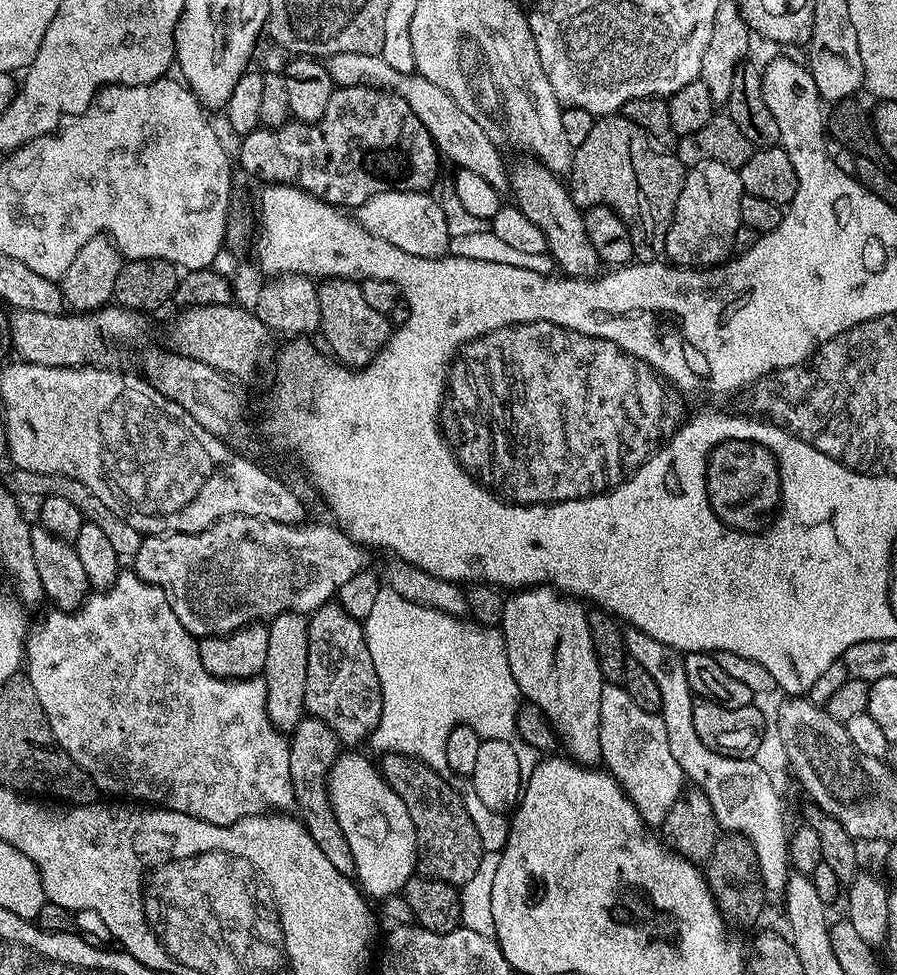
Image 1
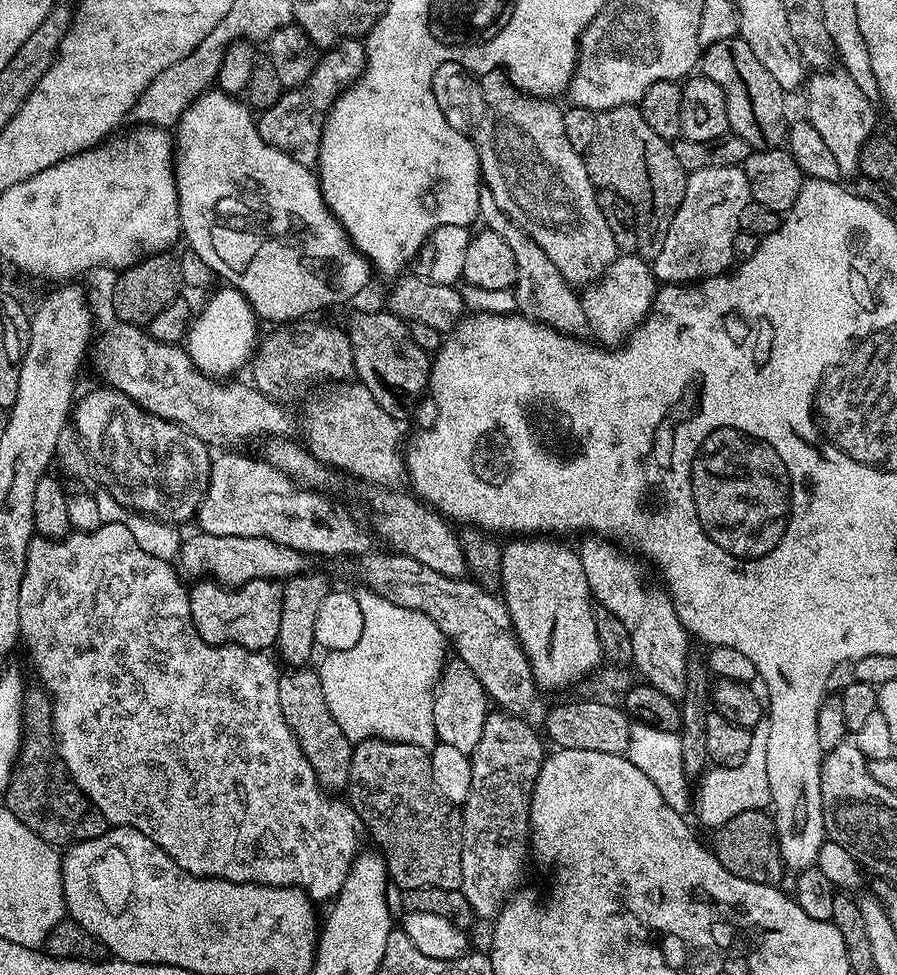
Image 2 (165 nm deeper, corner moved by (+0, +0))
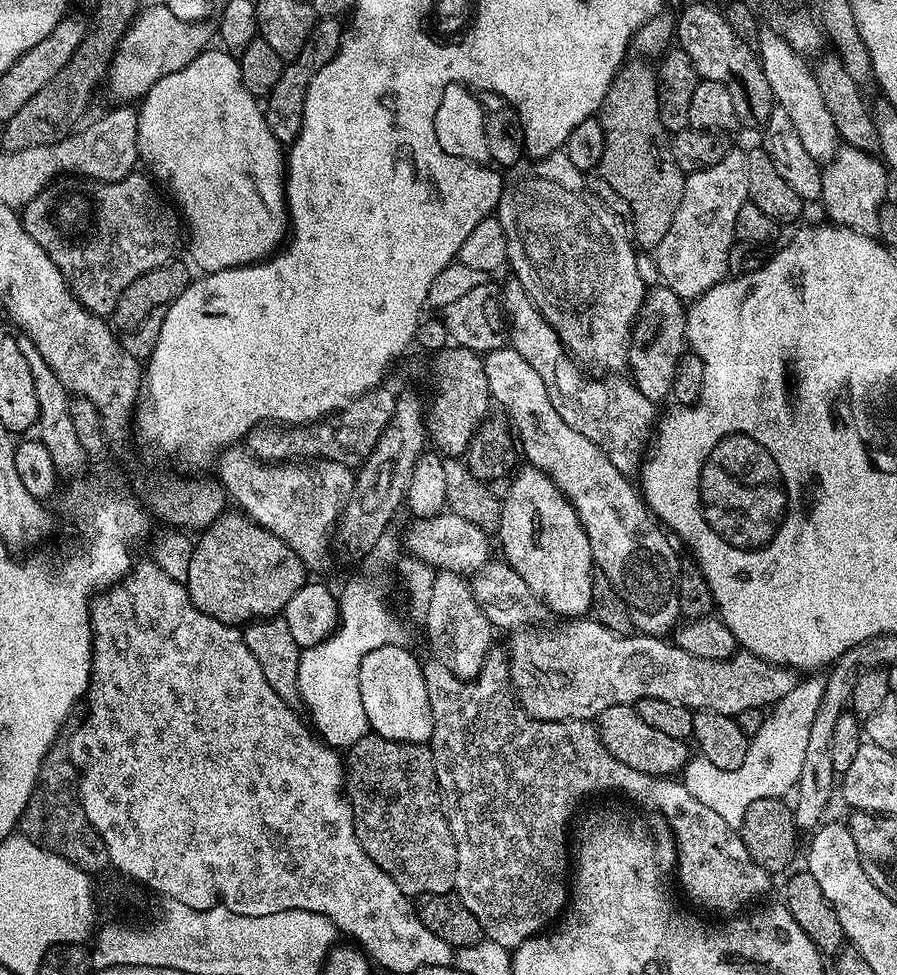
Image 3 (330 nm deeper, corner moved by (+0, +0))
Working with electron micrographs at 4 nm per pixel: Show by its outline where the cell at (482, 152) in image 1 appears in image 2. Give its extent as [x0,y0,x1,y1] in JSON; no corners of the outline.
[478,187,588,334]

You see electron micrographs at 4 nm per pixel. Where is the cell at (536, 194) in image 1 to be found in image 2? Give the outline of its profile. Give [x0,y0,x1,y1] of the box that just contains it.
[582,254,658,345]

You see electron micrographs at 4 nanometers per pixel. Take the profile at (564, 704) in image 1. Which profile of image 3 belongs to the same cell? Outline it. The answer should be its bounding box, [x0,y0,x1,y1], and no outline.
[499,466,594,618]

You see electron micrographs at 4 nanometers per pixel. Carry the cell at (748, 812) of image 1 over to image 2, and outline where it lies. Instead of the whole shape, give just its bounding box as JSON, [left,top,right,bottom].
[578,534,690,702]

